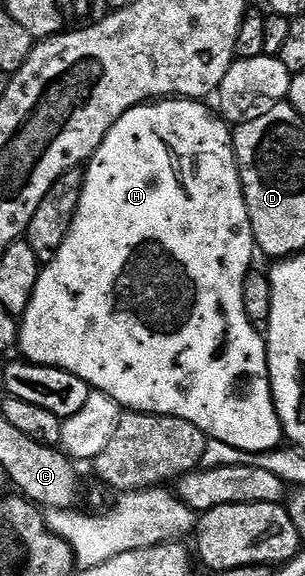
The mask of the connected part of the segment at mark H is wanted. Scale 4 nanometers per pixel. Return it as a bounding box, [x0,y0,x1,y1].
[16,97,284,452]

